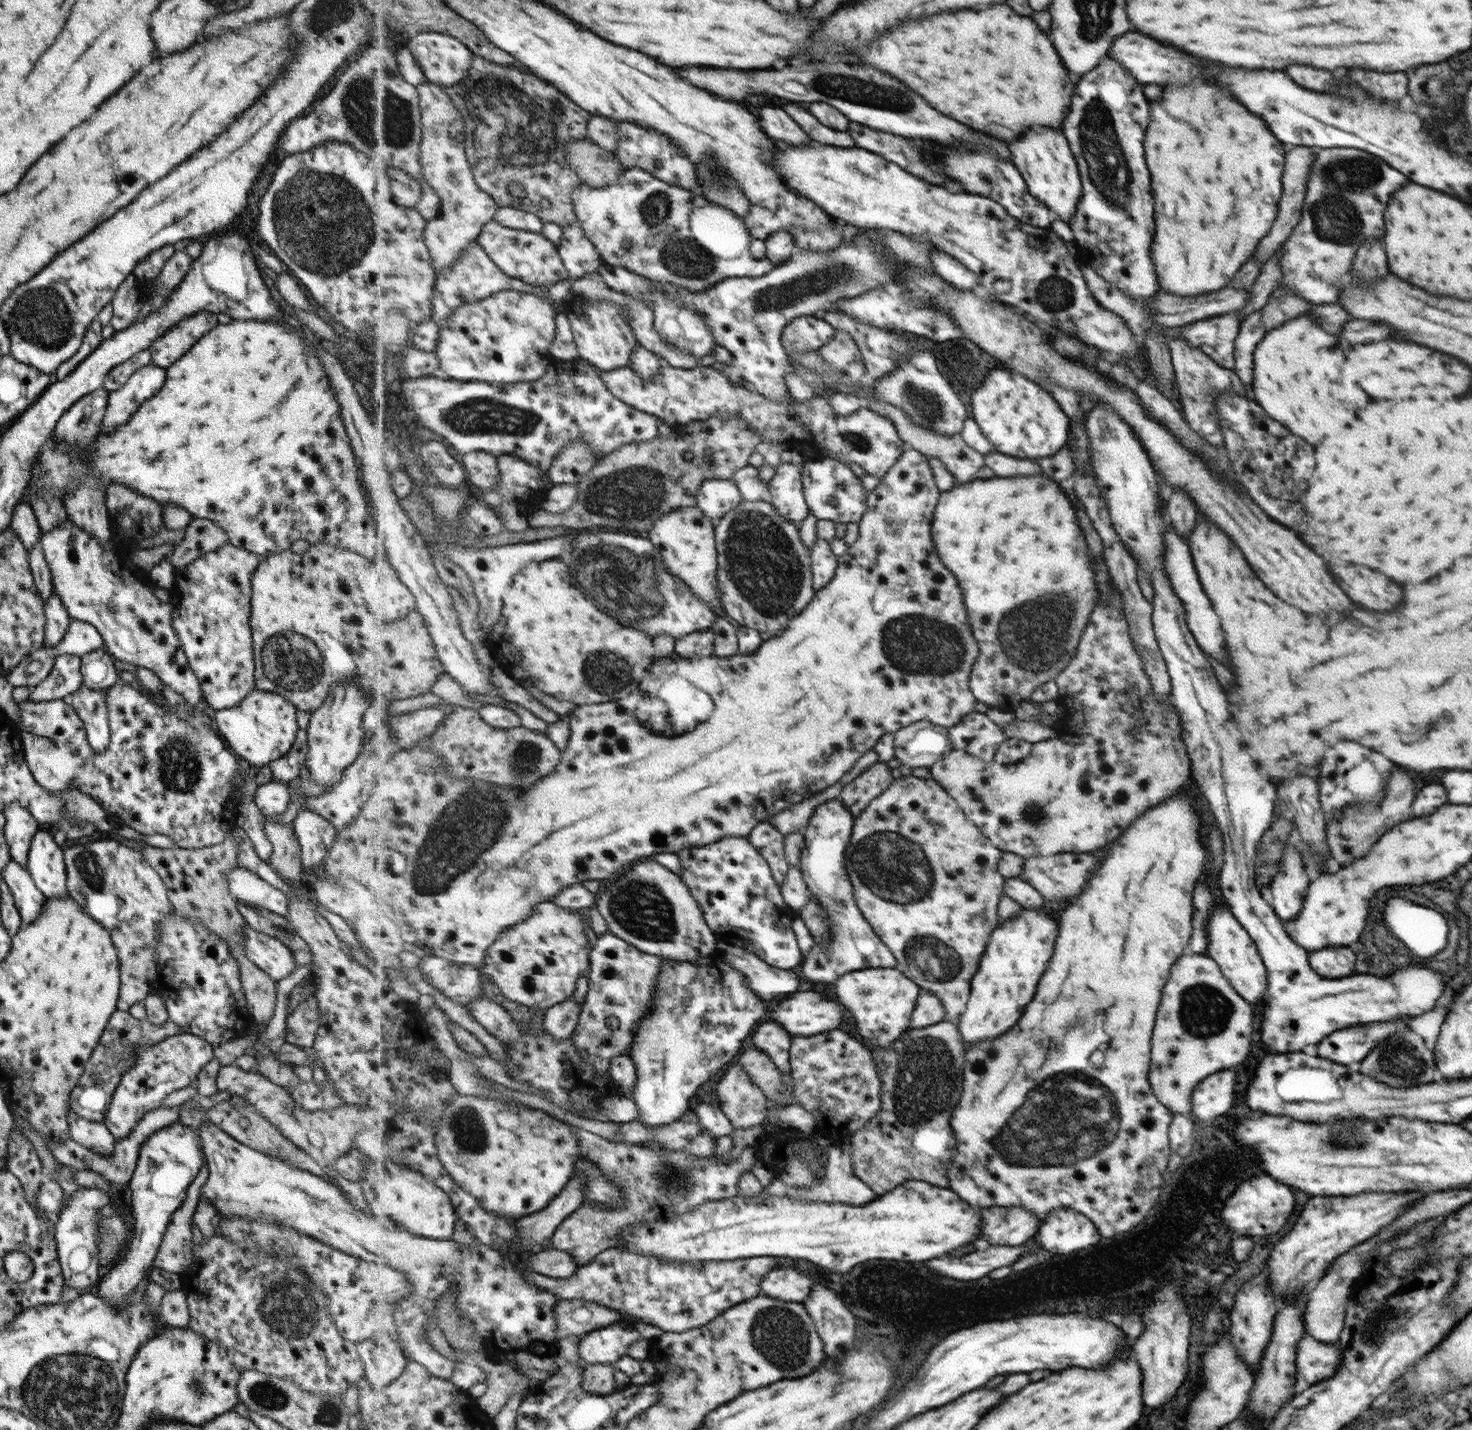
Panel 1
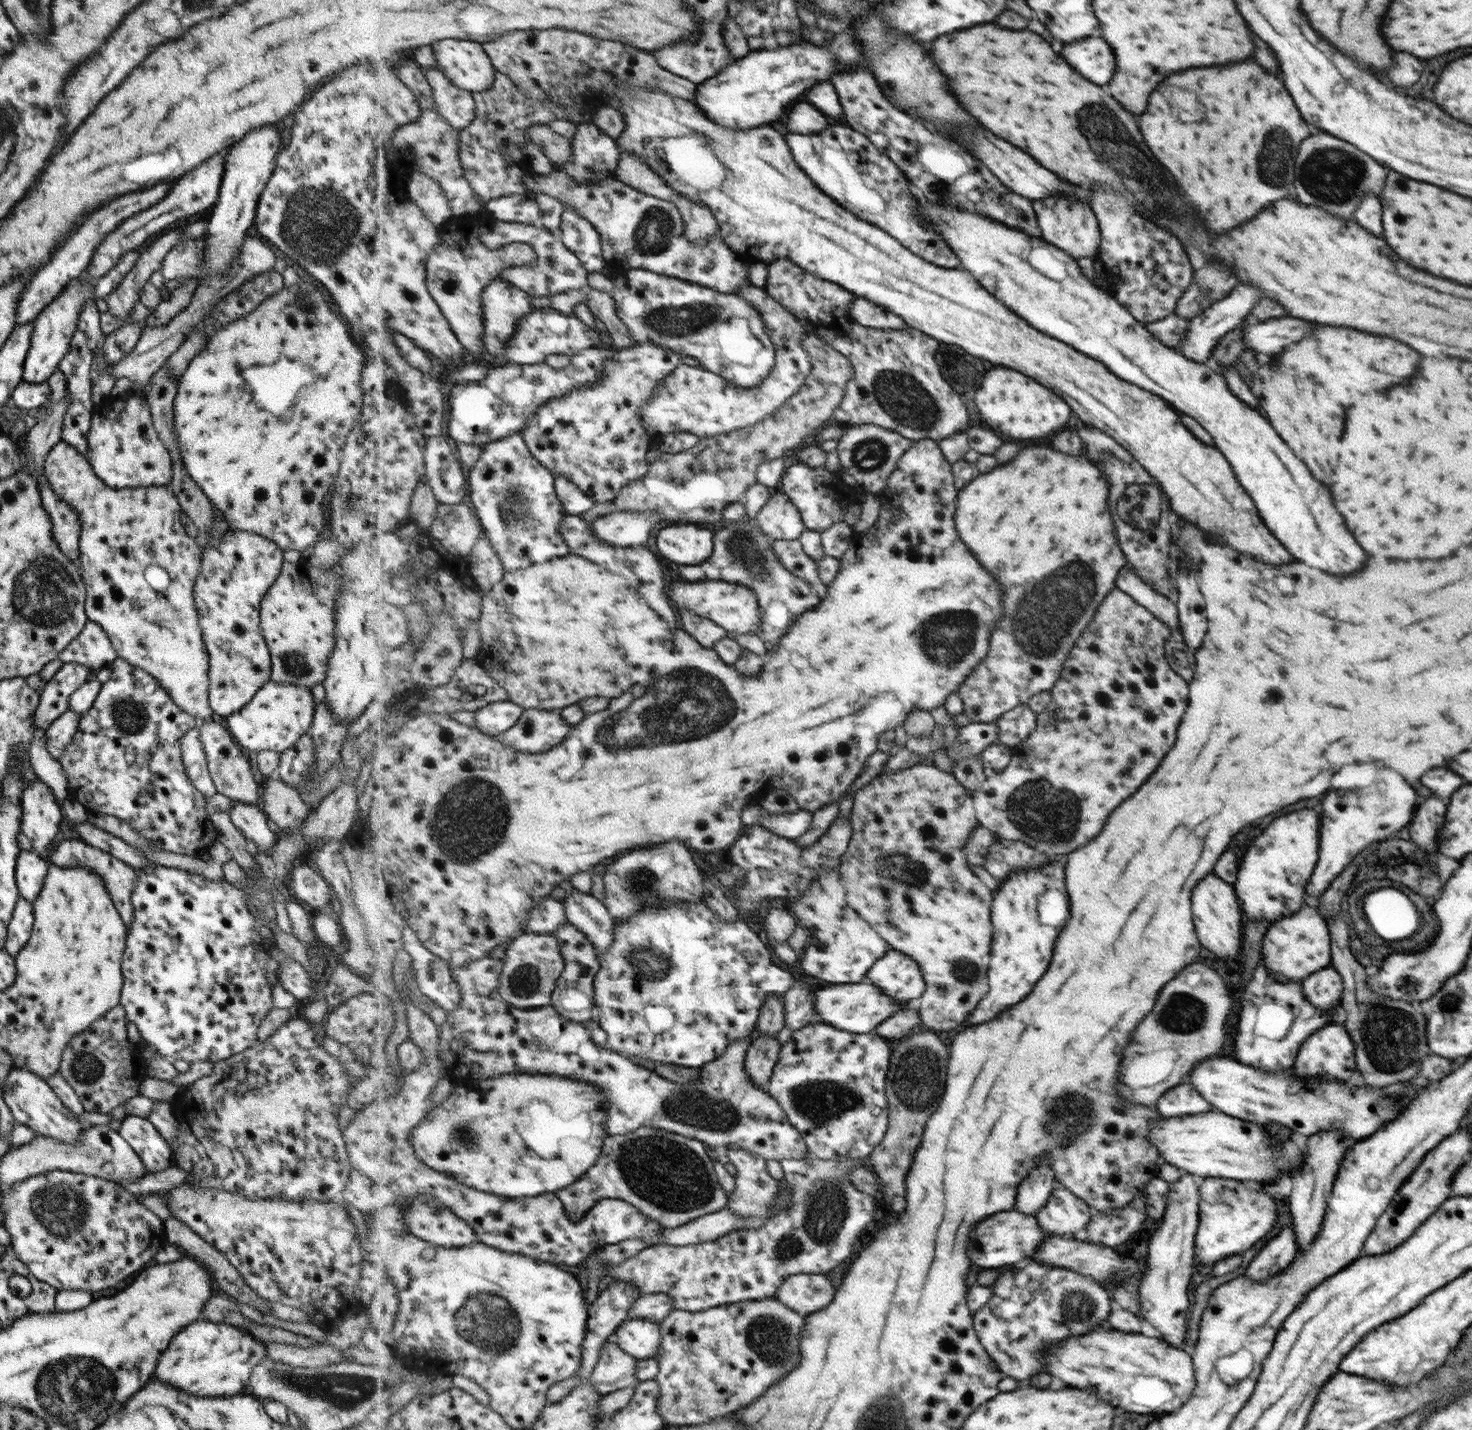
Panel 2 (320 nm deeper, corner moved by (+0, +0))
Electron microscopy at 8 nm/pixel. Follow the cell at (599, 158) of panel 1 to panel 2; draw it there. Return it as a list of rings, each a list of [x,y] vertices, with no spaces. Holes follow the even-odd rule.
[[[547,124],[530,126],[528,139],[541,146],[555,165],[564,165],[572,159],[572,139],[561,136]]]

